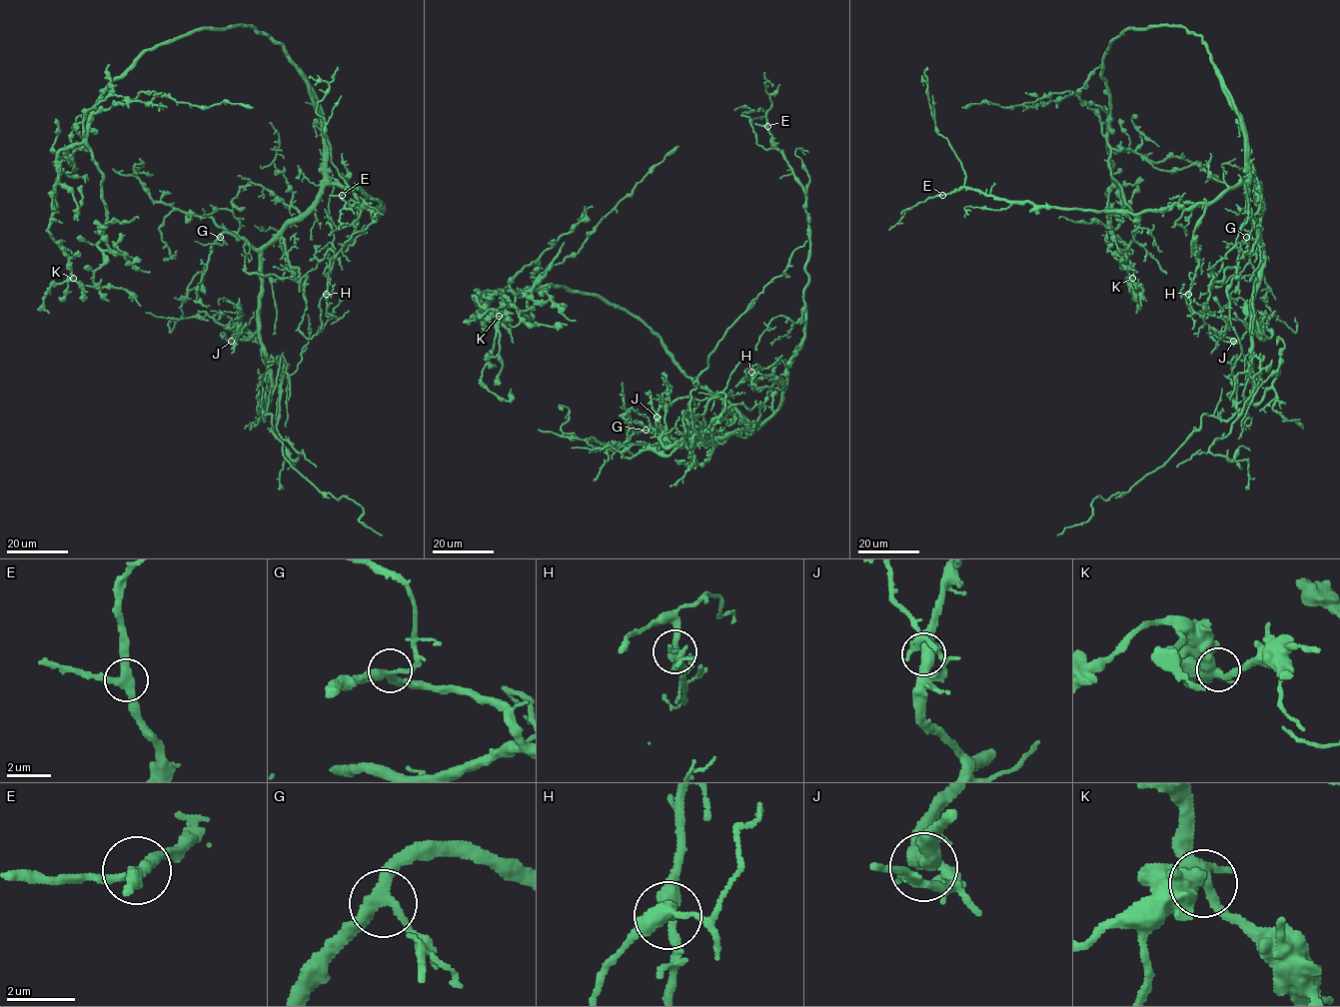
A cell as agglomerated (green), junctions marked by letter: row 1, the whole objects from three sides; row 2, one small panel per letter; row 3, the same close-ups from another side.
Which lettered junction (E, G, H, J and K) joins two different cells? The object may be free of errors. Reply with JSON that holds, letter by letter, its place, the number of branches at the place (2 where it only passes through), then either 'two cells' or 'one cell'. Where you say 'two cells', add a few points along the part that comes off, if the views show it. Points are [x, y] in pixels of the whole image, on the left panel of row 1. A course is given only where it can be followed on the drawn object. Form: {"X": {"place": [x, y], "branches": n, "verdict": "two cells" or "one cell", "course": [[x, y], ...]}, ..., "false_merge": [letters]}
{"E": {"place": [342, 195], "branches": 3, "verdict": "one cell"}, "G": {"place": [220, 237], "branches": 3, "verdict": "one cell"}, "H": {"place": [326, 294], "branches": 3, "verdict": "one cell"}, "J": {"place": [231, 341], "branches": 3, "verdict": "one cell"}, "K": {"place": [73, 278], "branches": 3, "verdict": "one cell"}, "false_merge": []}

